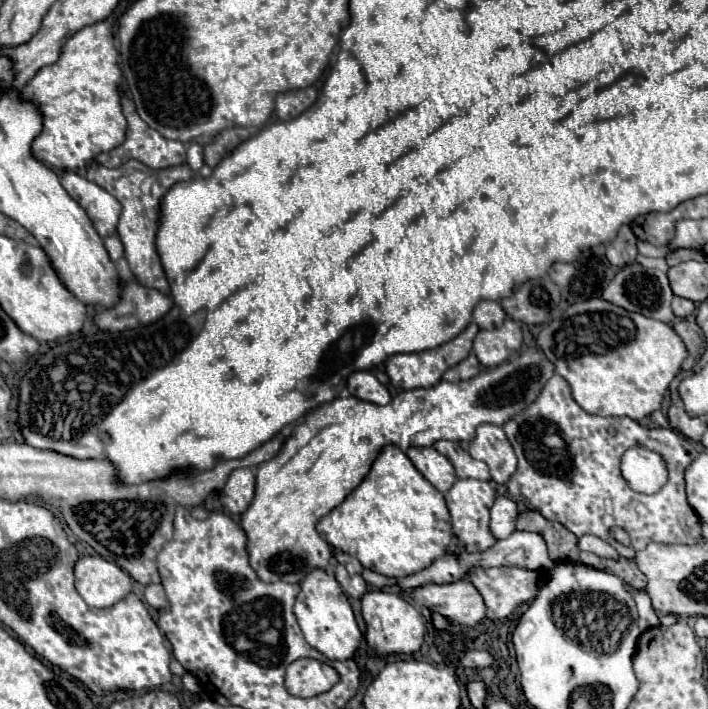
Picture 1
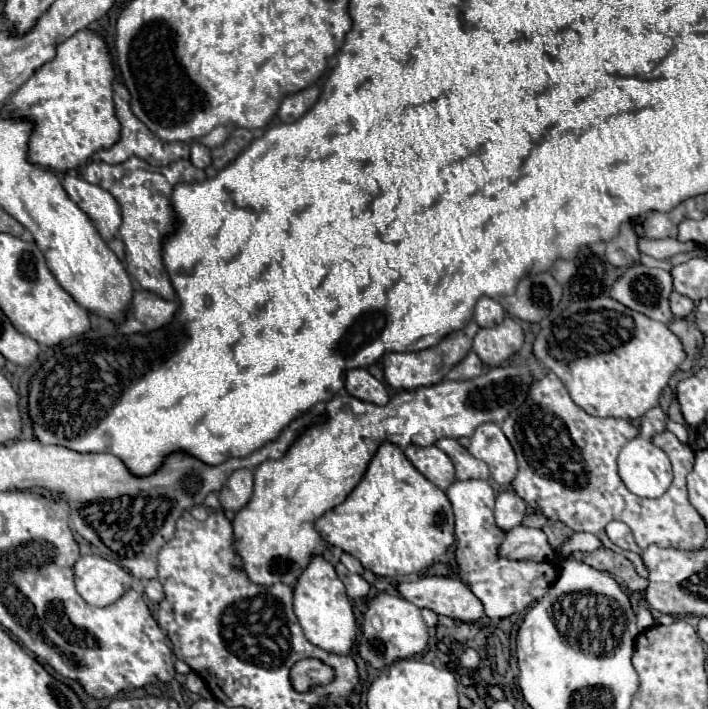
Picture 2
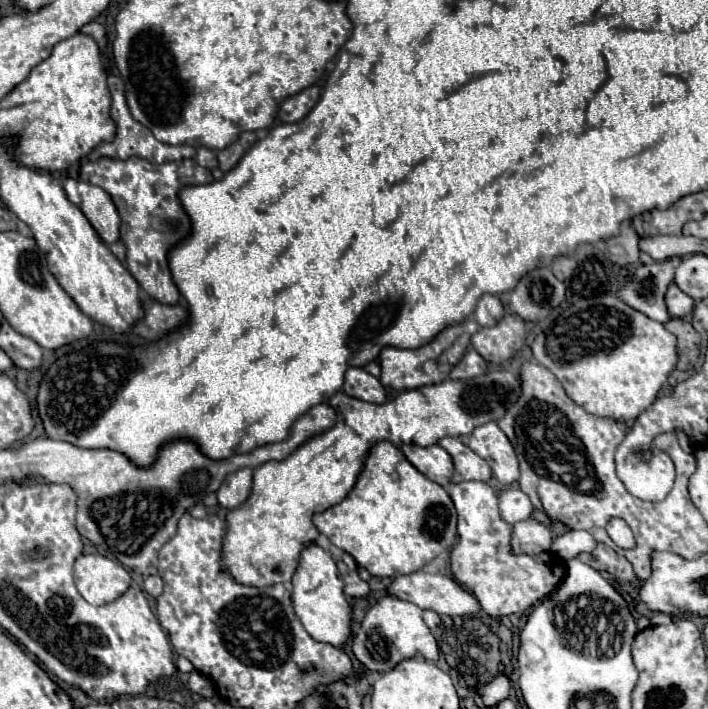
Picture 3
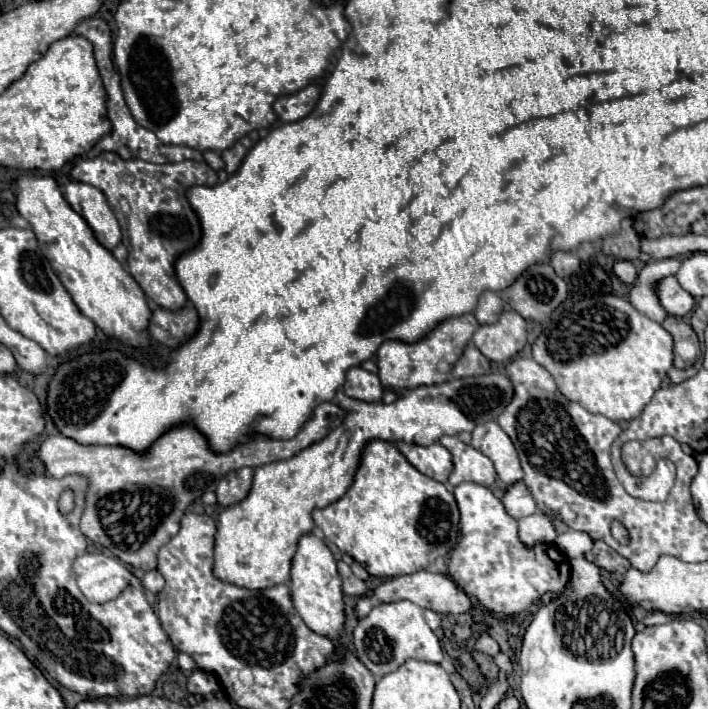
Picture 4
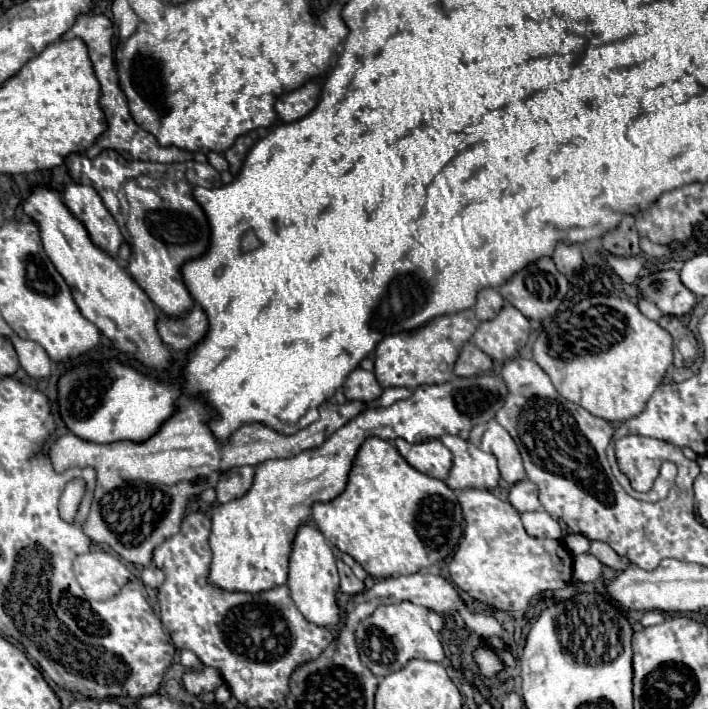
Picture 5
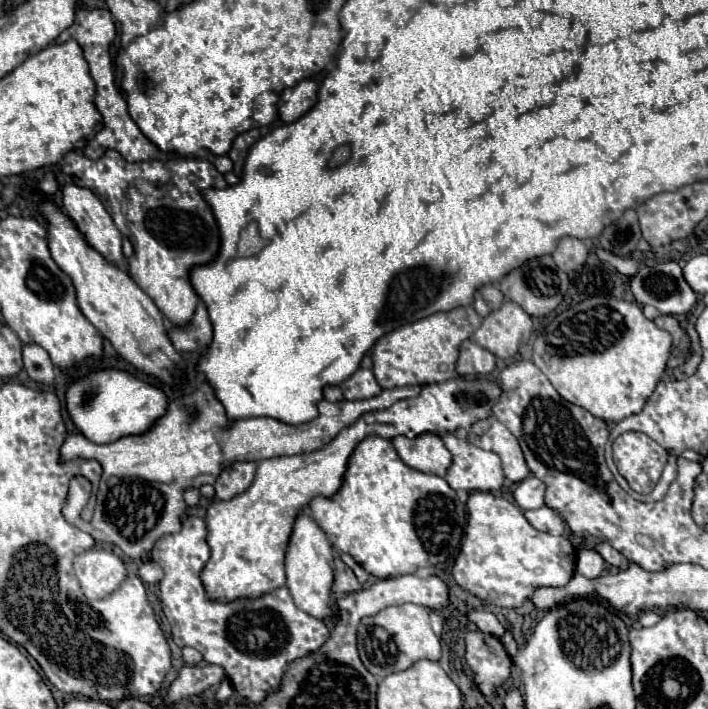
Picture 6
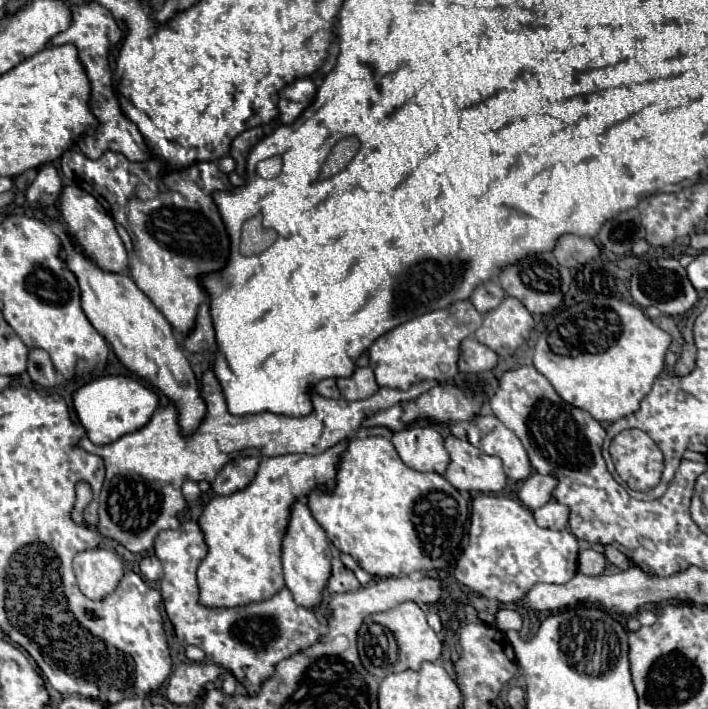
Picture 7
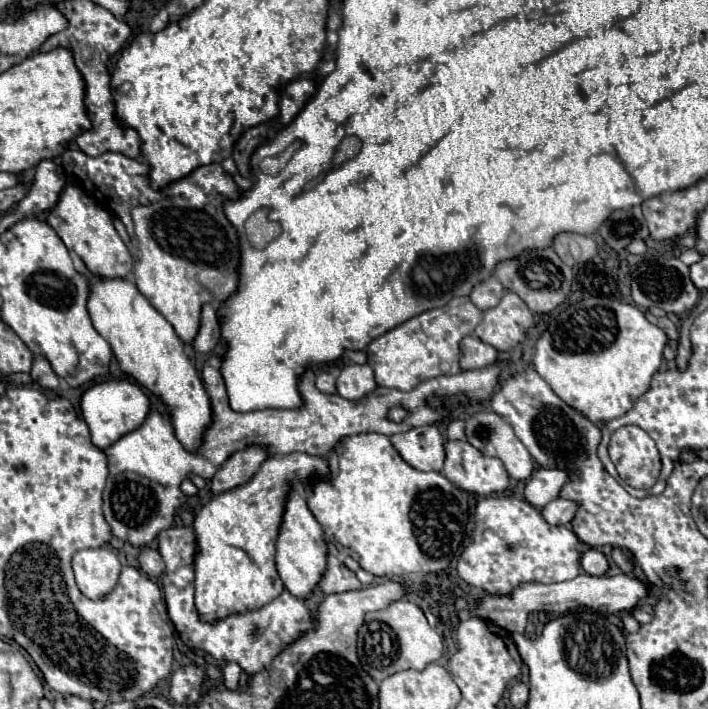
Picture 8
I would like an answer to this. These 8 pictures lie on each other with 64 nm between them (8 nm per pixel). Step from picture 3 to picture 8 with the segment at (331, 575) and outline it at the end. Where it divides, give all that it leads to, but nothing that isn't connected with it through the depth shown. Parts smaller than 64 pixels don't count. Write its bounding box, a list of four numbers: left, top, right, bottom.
[276,488,326,600]

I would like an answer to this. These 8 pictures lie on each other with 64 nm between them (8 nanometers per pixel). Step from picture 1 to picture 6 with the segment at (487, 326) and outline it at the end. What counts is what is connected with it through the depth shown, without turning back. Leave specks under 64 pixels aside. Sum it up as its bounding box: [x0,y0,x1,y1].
[474,284,504,316]

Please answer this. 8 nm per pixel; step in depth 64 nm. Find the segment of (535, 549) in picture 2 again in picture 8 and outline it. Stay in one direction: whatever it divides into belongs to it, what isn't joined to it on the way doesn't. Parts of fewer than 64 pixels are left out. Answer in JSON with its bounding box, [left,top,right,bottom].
[542,498,578,524]

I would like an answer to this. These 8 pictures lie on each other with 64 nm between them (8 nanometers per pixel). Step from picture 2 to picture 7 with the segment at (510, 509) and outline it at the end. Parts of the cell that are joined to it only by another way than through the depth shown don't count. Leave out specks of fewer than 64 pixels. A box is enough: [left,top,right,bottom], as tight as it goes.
[518,472,558,510]

